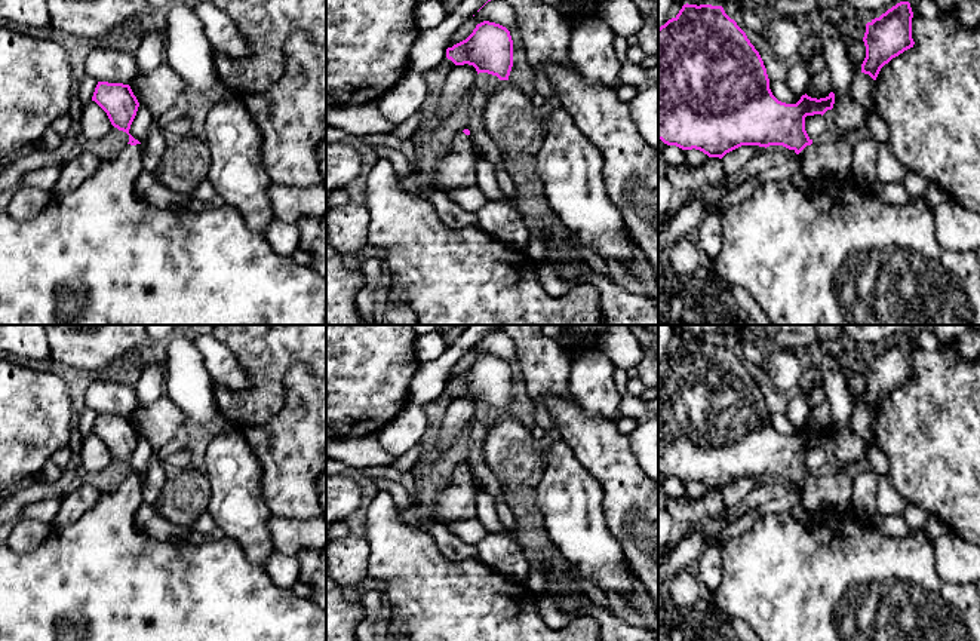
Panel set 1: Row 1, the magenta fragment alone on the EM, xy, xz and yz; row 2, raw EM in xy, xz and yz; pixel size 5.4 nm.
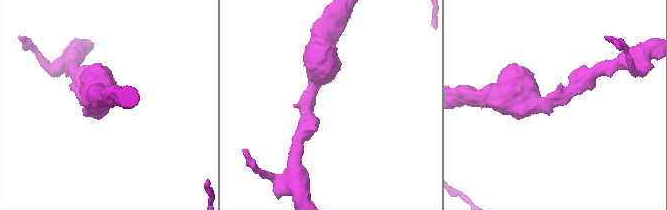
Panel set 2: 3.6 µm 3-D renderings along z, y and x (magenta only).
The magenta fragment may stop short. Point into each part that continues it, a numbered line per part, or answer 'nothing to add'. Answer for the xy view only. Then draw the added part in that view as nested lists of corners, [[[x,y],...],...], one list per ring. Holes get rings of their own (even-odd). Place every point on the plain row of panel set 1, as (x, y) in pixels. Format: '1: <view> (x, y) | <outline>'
1: xy (100, 579) | [[[128,476],[116,491],[102,491],[99,500],[74,524],[52,528],[46,540],[31,553],[15,553],[0,545],[0,641],[326,641],[326,611],[310,596],[301,598],[277,586],[262,565],[252,564],[242,548],[228,537],[191,543],[148,537],[135,522],[142,503],[141,476]]]

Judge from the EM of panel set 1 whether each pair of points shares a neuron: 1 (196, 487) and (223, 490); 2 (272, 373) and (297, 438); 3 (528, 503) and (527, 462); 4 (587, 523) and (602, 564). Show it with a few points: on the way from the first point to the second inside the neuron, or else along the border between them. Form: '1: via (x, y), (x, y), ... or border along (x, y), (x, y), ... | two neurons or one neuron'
1: border along (205, 475), (209, 484), (208, 511) | two neurons
2: border along (291, 368), (283, 379), (283, 405), (258, 426) | two neurons
3: via (527, 493), (527, 472) | one neuron
4: via (587, 533), (587, 546), (595, 554) | one neuron

